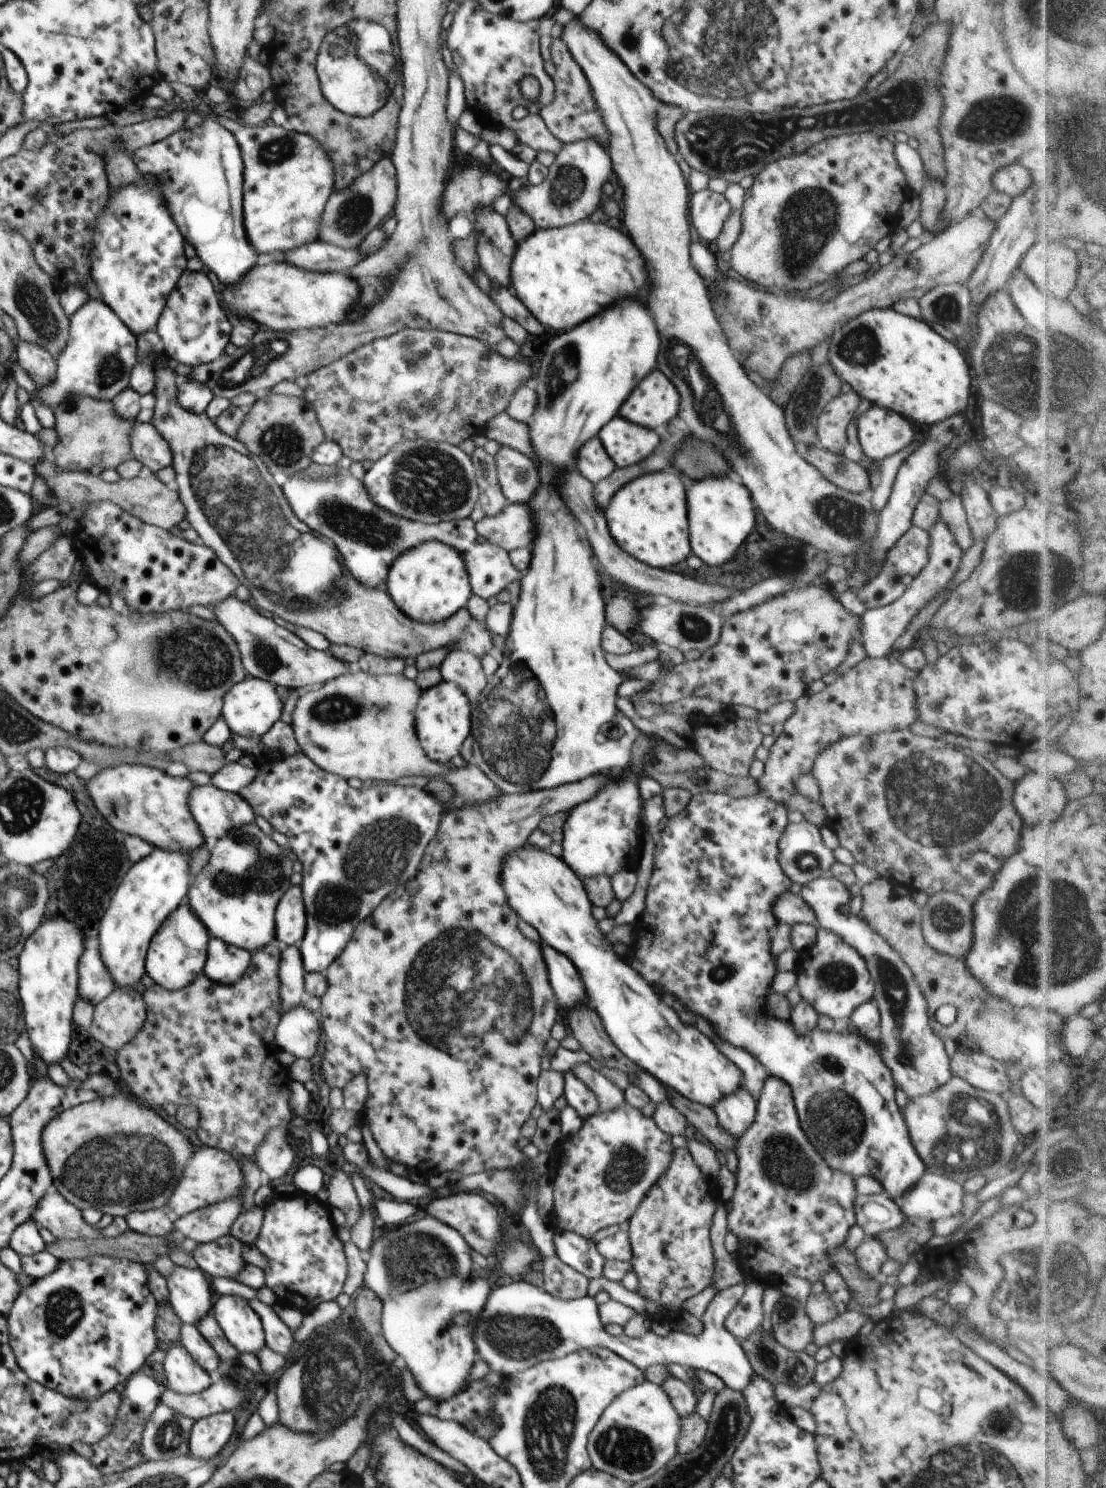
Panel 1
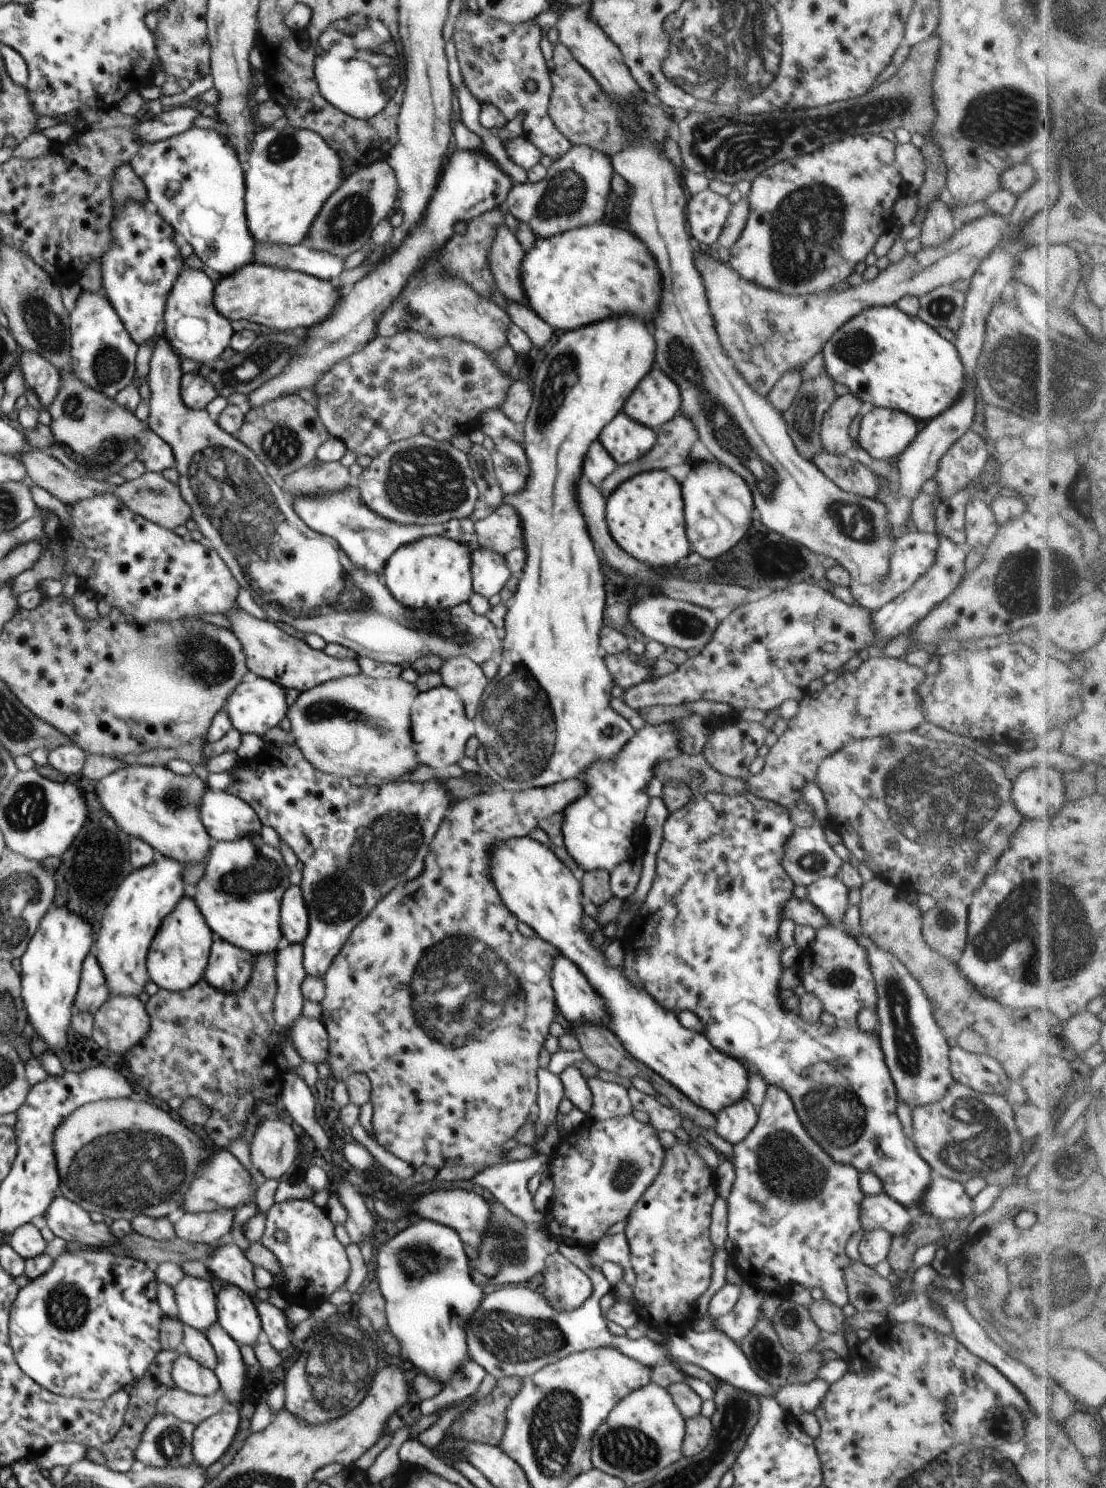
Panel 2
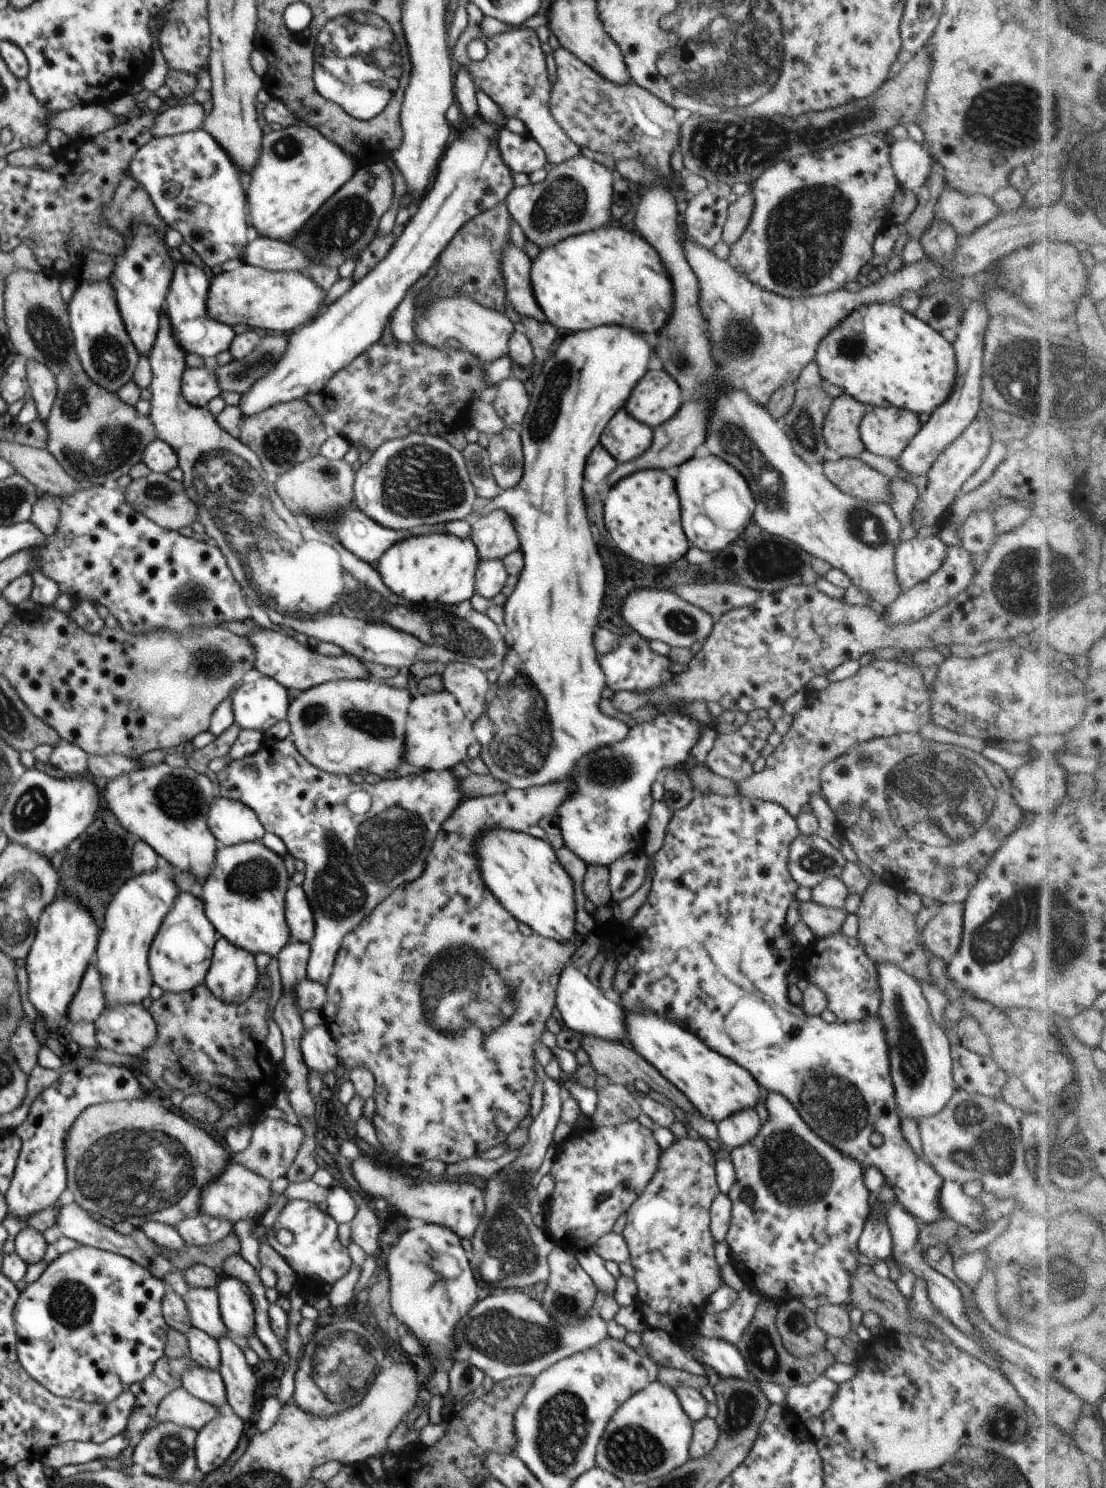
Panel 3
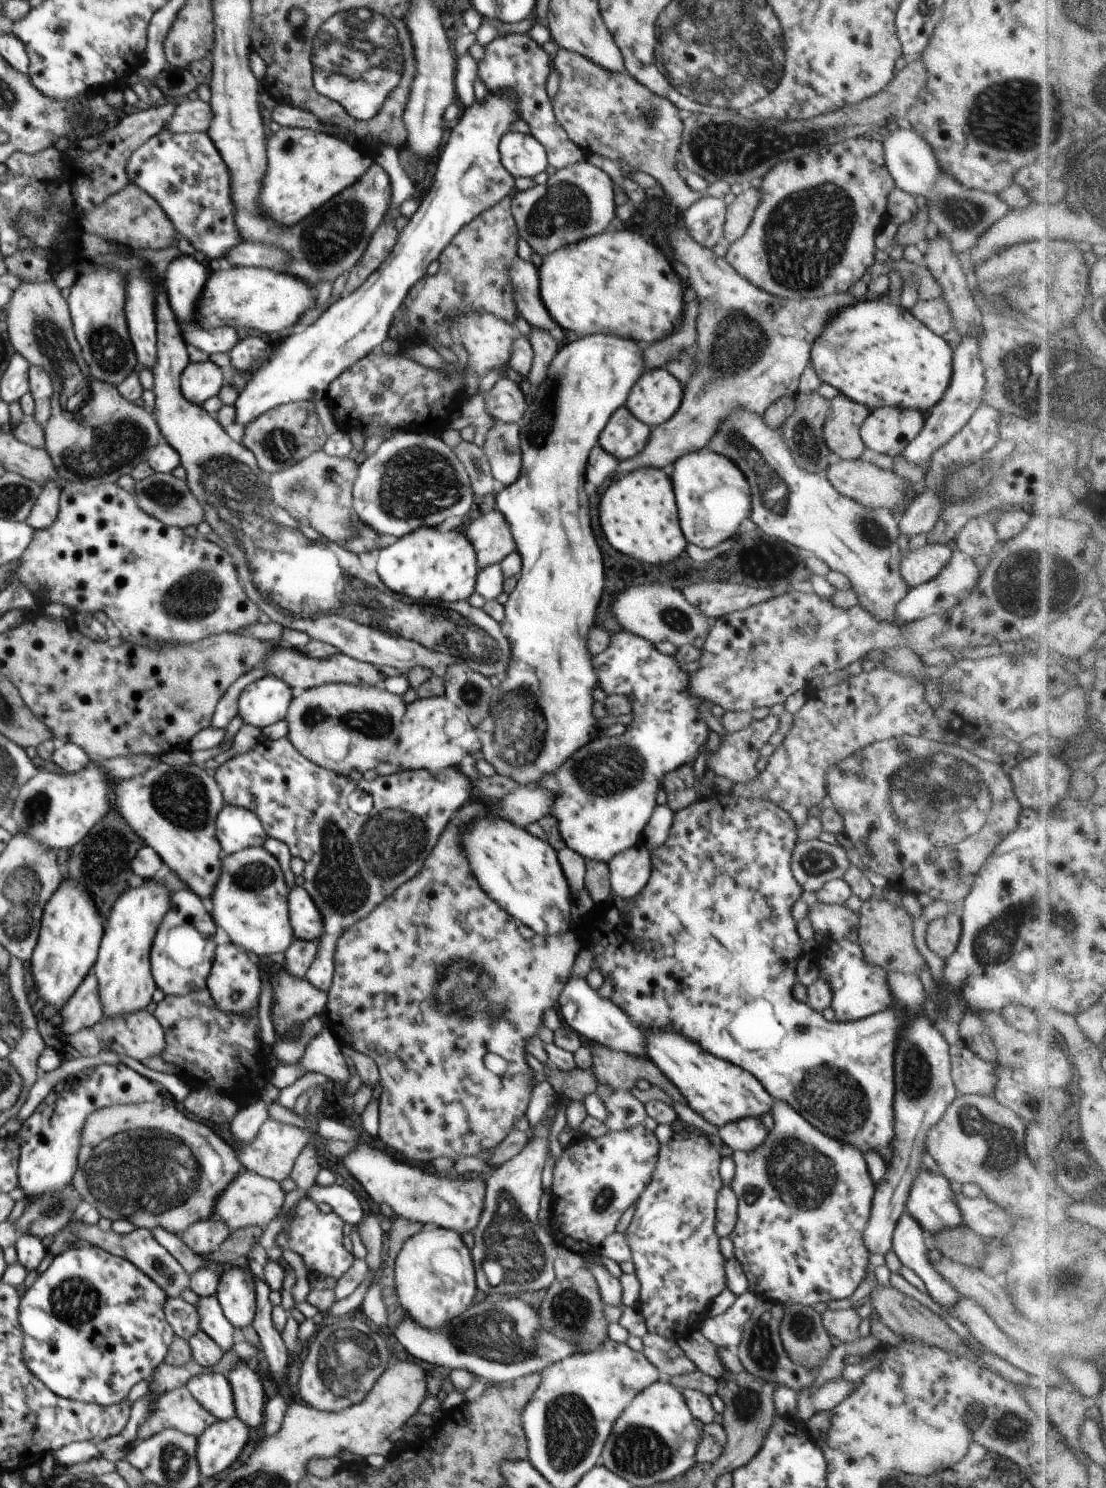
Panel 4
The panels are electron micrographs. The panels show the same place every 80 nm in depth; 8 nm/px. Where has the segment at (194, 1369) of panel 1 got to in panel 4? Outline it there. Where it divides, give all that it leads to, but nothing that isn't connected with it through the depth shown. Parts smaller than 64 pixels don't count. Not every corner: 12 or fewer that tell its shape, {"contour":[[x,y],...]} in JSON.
{"contour":[[196,1374],[185,1385],[216,1420],[235,1418],[222,1374]]}

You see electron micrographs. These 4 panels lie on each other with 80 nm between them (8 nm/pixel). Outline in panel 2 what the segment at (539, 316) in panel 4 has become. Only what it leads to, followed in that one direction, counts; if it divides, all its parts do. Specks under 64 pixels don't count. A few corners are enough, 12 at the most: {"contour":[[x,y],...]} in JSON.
{"contour":[[507,226],[488,258],[497,290],[530,308],[521,281],[526,253]]}

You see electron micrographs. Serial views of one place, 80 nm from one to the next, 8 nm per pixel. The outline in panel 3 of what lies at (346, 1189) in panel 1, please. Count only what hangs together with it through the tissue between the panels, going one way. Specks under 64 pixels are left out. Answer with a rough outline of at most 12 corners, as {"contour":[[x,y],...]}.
{"contour":[[356,1200],[349,1225],[352,1242],[381,1259],[382,1224],[366,1203]]}

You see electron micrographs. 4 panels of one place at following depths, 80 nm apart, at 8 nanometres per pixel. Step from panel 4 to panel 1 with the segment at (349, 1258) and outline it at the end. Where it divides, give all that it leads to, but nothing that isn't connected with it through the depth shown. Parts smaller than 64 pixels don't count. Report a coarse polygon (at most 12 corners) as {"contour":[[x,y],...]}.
{"contour":[[297,1189],[263,1207],[253,1245],[278,1303],[343,1293],[329,1206]]}

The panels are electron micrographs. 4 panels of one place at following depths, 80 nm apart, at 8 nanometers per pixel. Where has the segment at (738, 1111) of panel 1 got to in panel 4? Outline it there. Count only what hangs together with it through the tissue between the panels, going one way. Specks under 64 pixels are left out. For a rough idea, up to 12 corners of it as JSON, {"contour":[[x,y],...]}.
{"contour":[[740,1118],[719,1127],[733,1151],[756,1150],[768,1136],[760,1119]]}

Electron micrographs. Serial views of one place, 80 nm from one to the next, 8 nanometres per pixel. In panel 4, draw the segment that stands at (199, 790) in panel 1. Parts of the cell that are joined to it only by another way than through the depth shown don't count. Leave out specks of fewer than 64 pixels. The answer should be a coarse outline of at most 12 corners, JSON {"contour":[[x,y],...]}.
{"contour":[[225,803],[216,838],[225,854],[263,846],[267,832],[254,812]]}

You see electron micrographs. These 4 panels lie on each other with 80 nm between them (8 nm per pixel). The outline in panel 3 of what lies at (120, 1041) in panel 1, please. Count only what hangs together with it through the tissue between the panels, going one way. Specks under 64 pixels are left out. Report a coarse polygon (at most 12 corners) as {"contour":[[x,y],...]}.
{"contour":[[140,1003],[106,1006],[100,1048],[138,1056],[156,1042]]}

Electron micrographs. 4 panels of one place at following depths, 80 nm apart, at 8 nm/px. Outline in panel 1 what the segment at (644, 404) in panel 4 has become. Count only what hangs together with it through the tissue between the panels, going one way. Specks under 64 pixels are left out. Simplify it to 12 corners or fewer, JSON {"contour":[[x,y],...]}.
{"contour":[[655,369],[632,390],[618,416],[655,429],[678,415],[671,380]]}

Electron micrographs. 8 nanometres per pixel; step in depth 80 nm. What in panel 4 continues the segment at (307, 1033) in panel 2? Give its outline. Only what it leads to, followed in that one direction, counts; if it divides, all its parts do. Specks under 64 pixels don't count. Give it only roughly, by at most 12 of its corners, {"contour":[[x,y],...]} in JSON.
{"contour":[[323,1027],[304,1048],[306,1071],[323,1074],[345,1089],[349,1059]]}

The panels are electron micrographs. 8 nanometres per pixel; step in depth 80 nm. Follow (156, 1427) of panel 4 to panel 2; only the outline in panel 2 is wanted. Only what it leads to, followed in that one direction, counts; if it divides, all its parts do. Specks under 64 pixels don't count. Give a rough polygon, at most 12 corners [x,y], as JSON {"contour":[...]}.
{"contour":[[174,1388],[158,1400],[168,1412],[196,1427],[219,1414],[228,1398],[221,1389],[210,1397]]}

